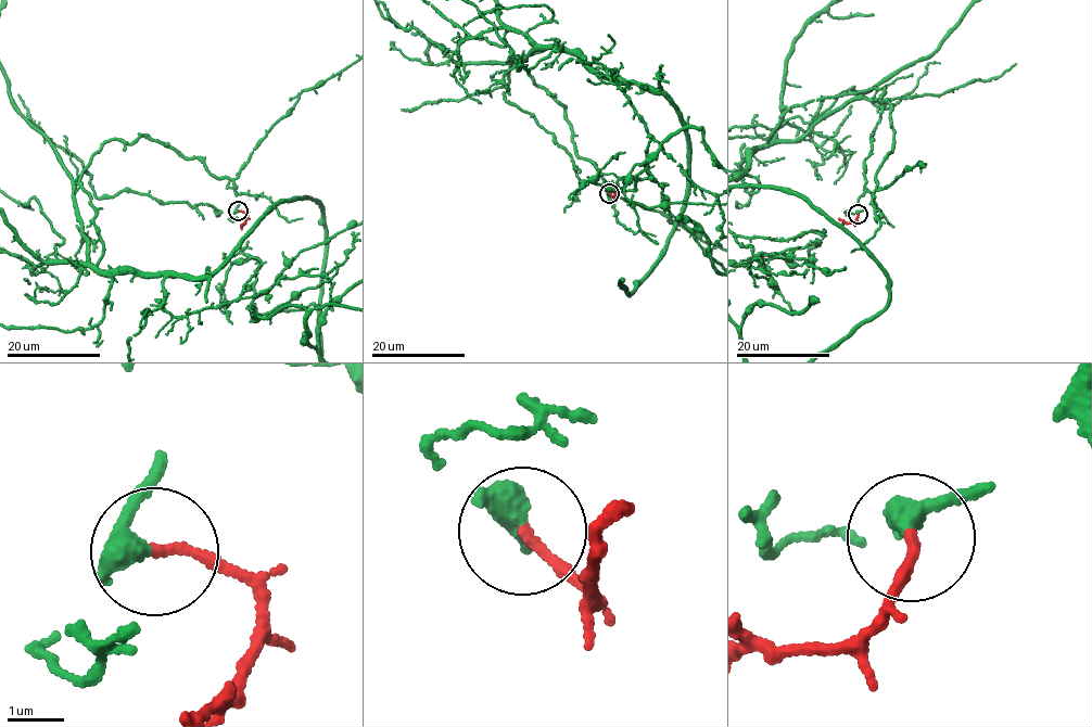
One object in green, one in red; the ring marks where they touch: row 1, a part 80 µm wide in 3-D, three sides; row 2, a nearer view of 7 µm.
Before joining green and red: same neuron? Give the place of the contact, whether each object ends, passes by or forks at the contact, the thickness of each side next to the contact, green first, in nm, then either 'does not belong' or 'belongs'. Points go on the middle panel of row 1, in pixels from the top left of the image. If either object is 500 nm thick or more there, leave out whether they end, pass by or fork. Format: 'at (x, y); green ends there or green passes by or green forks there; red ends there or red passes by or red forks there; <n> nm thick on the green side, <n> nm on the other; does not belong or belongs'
at (609, 193); green ends there; red ends there; 480 nm thick on the green side, 170 nm on the other; belongs

